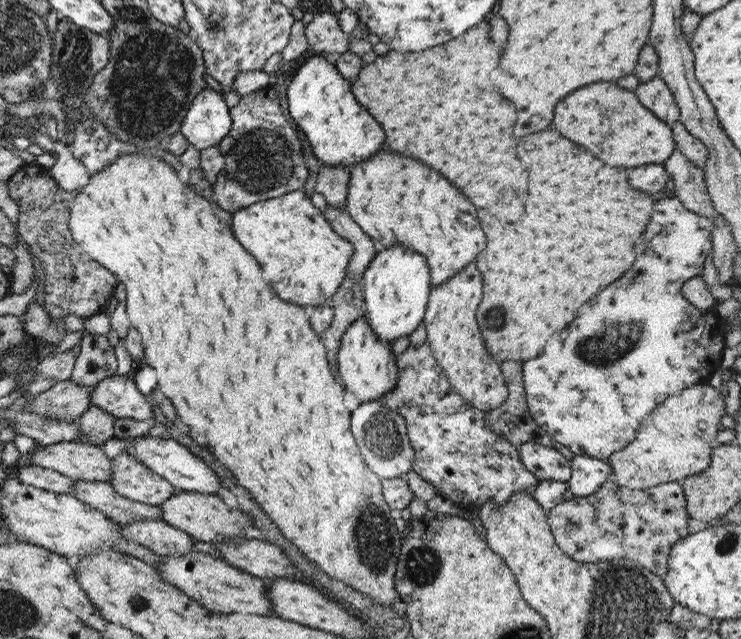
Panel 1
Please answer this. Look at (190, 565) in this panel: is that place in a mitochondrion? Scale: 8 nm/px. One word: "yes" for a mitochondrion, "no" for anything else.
no

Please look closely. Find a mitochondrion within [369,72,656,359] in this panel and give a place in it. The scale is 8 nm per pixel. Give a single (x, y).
(495, 319)

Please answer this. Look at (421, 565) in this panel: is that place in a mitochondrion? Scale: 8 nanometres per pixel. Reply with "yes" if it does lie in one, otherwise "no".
yes

